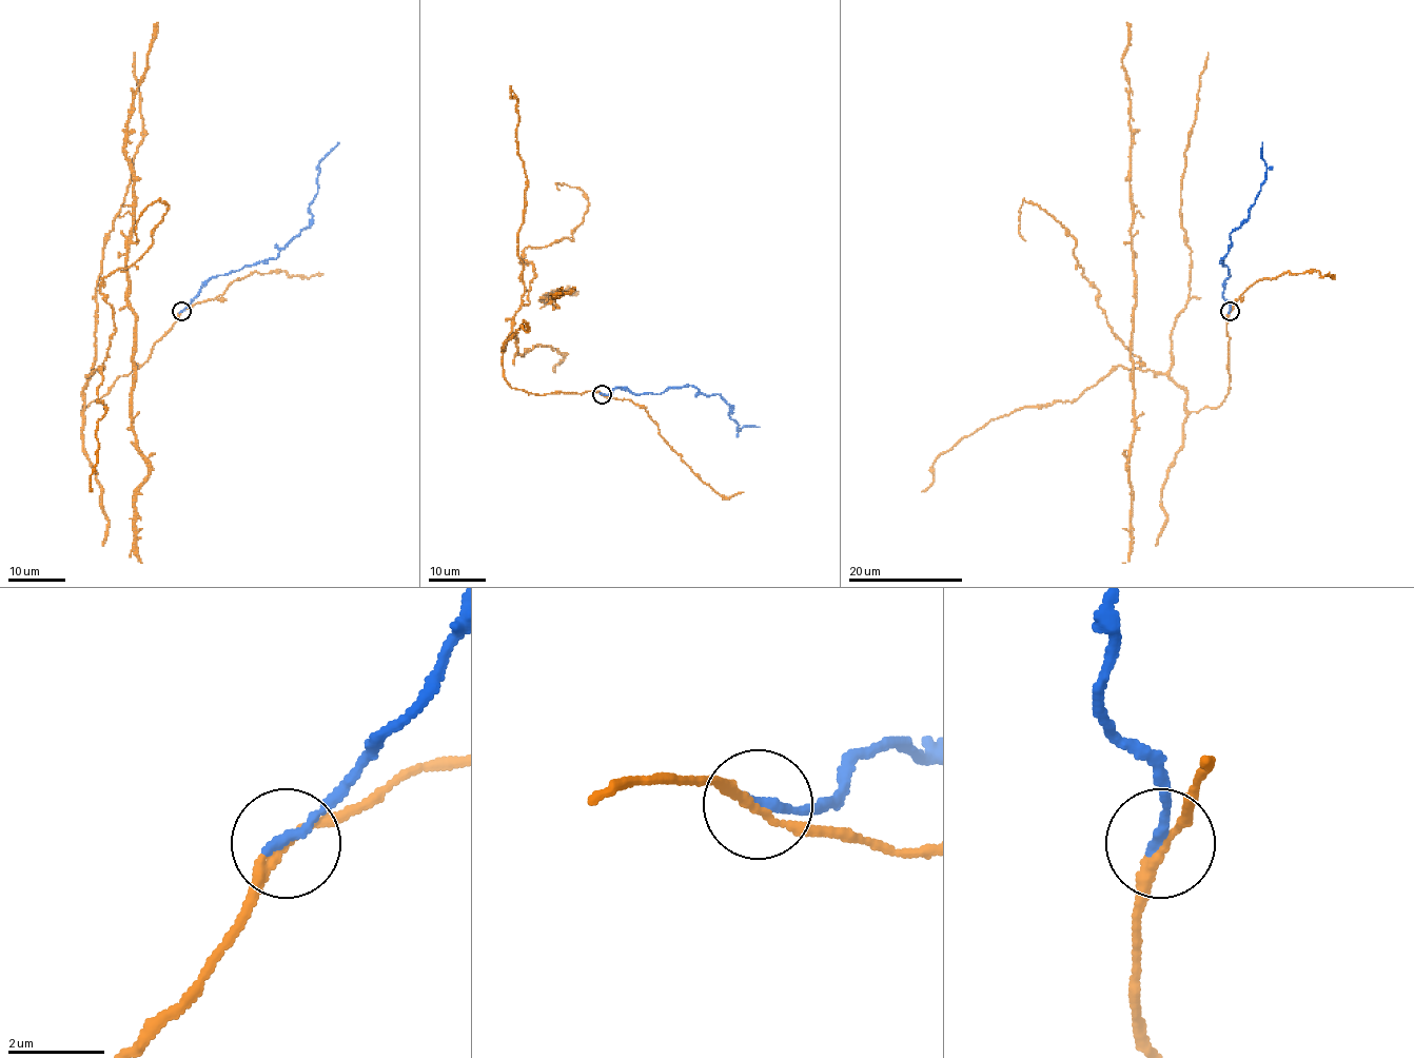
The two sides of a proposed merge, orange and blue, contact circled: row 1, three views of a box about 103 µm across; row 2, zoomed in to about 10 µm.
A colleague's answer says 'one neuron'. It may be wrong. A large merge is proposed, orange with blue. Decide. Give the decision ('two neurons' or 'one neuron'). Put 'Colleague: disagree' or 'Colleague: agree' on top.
Colleague: agree
one neuron

